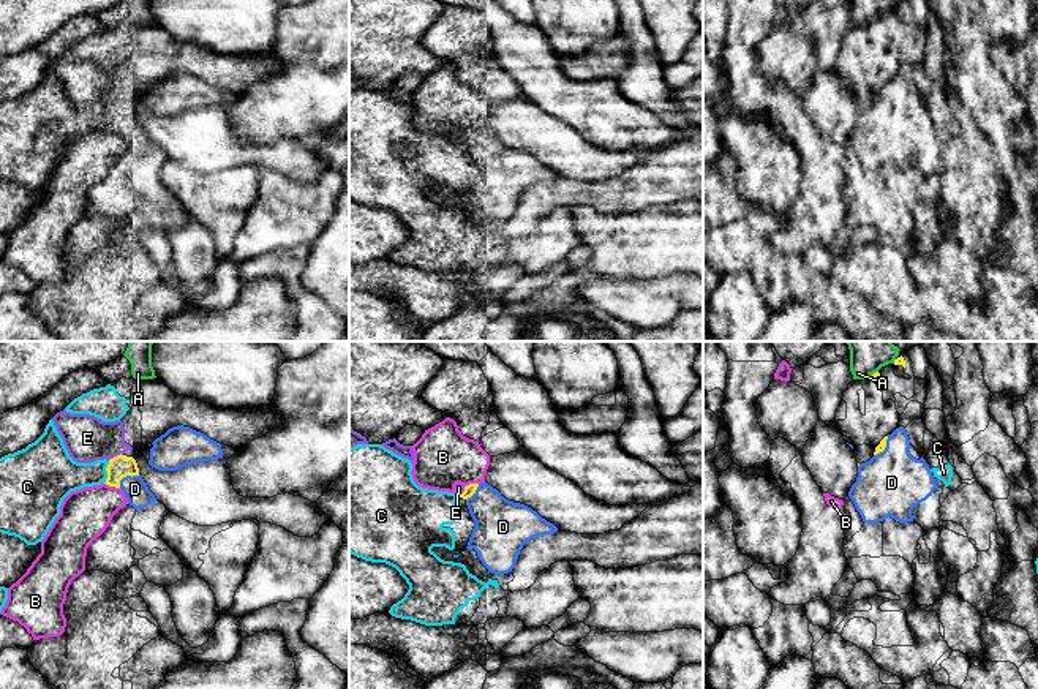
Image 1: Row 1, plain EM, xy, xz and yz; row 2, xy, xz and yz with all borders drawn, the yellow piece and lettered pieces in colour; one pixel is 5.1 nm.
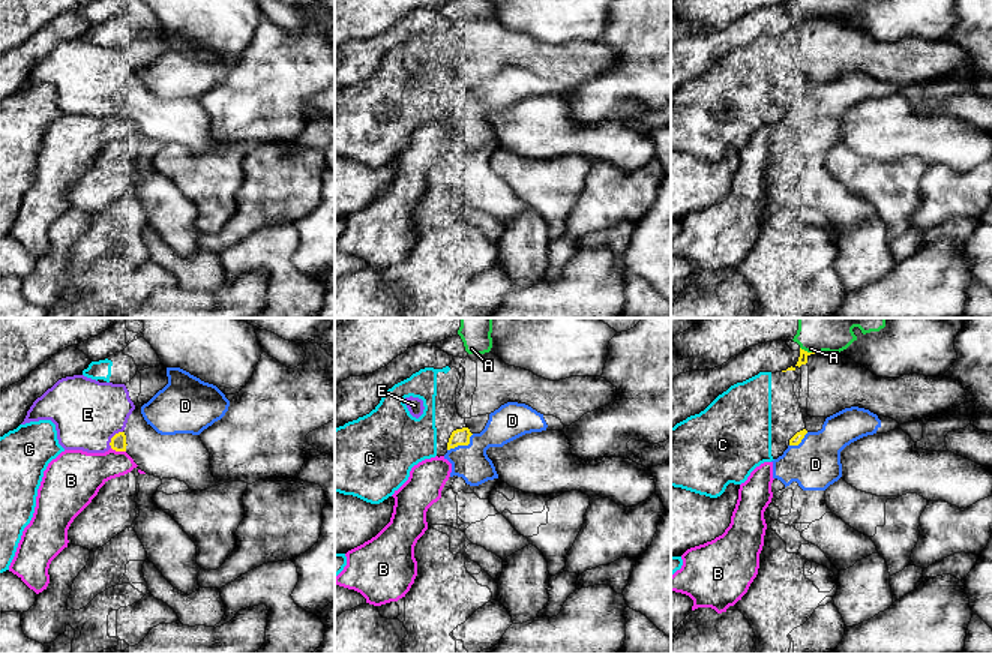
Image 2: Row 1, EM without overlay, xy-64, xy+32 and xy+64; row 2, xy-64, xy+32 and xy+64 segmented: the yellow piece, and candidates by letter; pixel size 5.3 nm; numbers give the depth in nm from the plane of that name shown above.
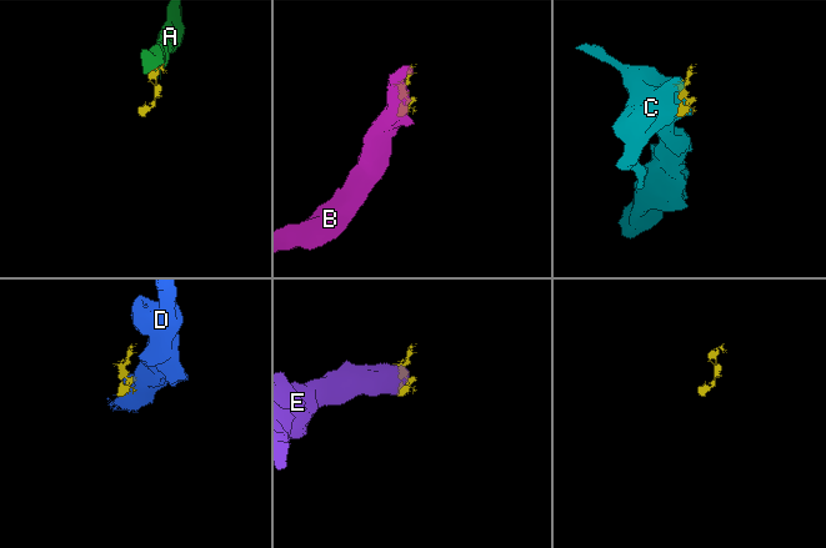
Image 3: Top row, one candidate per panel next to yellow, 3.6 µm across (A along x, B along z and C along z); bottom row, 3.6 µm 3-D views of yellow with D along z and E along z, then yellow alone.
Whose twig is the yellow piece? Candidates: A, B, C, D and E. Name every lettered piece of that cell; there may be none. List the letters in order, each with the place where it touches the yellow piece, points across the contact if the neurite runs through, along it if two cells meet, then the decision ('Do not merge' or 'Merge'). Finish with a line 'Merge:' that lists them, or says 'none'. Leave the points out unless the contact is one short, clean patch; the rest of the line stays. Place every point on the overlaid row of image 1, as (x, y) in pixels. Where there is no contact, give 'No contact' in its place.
A: Touches yellow at yz (872, 375). Do not merge
B: Touches yellow at xy (112, 485). Do not merge
C: Touches yellow at xy (106, 470). Do not merge
D: Touches yellow at xy (127, 474). Do not merge
E: Touches yellow at xy (114, 457). Do not merge
Merge: none

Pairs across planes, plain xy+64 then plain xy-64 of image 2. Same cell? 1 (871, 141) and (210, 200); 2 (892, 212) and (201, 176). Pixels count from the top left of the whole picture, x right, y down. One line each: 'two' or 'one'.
1: two
2: one

